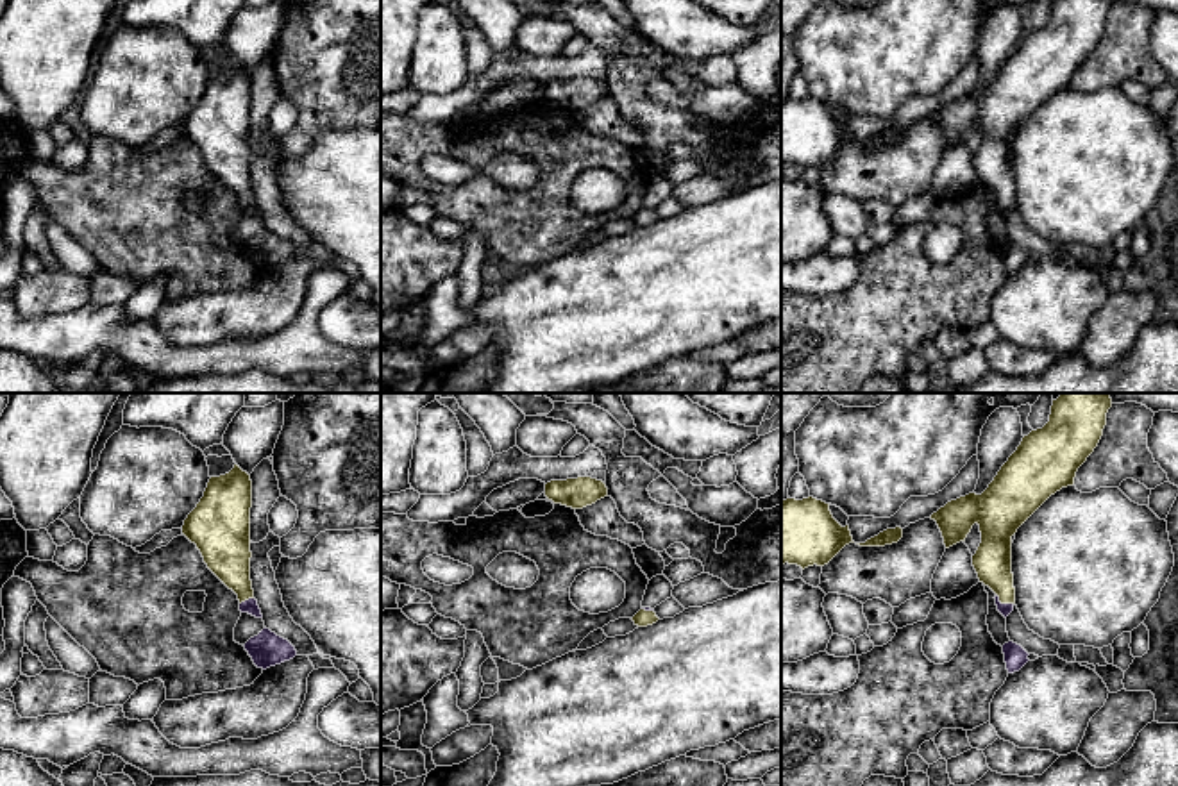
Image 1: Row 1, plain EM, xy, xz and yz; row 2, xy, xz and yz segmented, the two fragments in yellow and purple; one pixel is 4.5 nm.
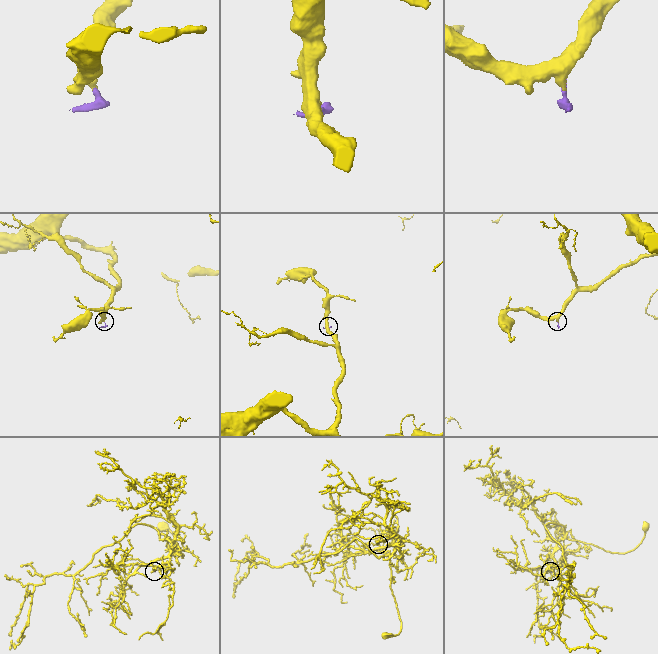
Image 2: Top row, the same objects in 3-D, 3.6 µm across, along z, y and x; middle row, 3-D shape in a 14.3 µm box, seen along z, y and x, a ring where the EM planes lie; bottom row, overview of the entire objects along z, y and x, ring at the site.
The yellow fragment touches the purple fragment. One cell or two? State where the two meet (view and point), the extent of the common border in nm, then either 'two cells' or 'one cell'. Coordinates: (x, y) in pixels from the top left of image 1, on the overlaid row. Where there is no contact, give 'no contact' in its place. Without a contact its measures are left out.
yz (1003, 602) | 90 nm | one cell

